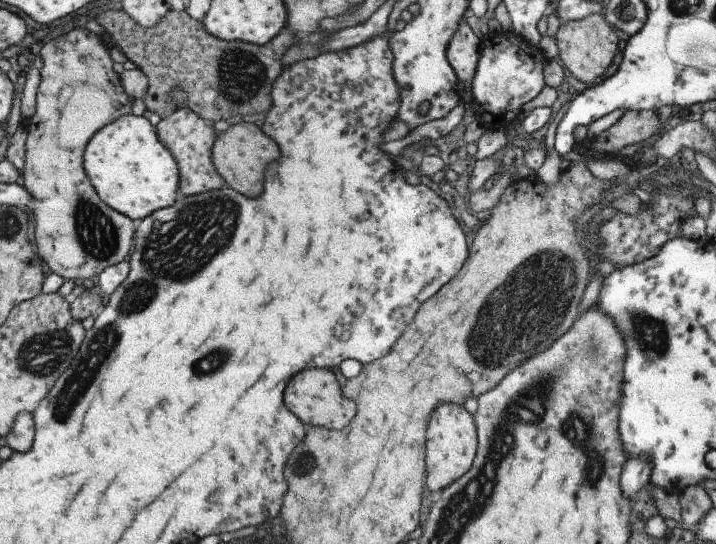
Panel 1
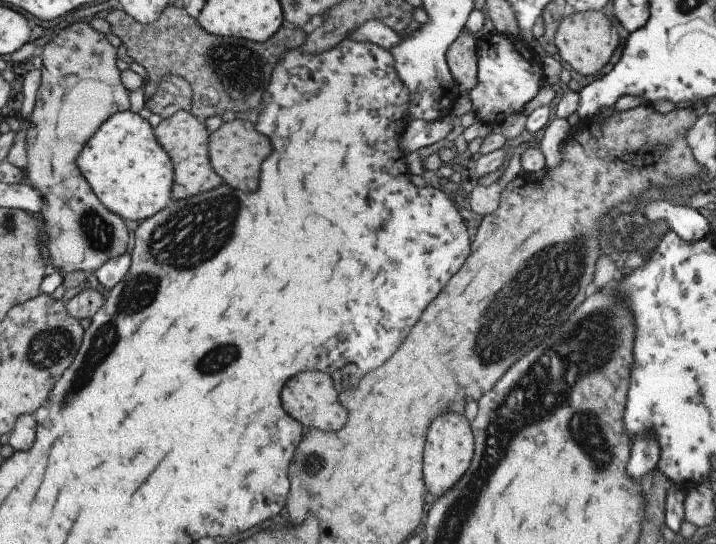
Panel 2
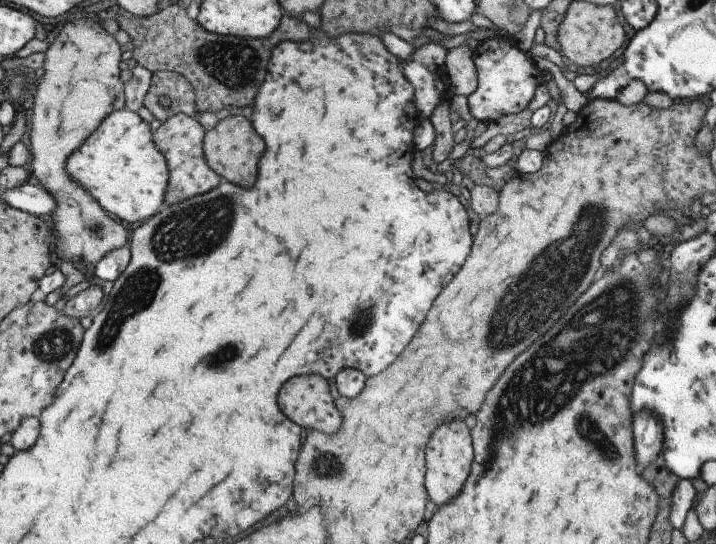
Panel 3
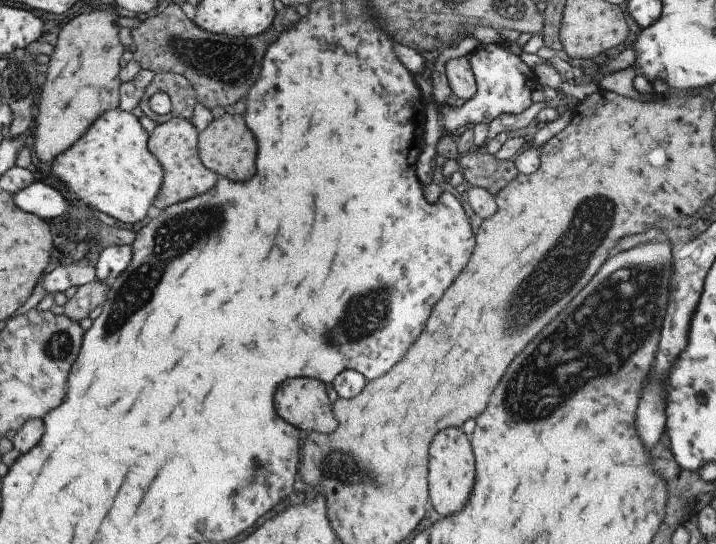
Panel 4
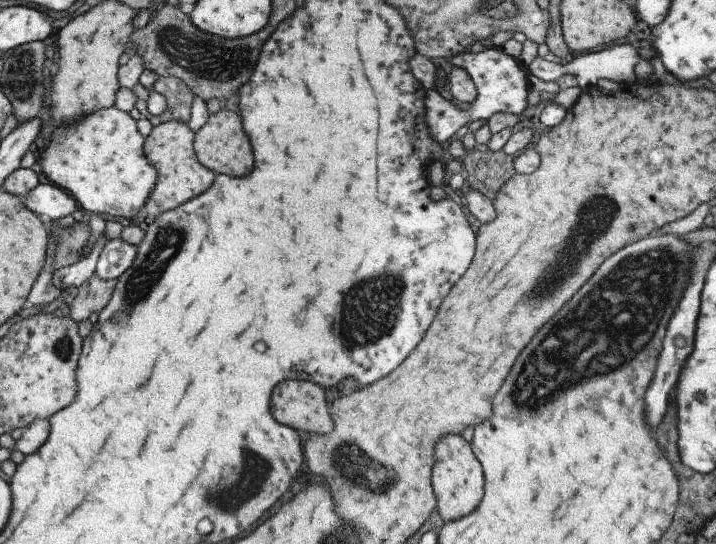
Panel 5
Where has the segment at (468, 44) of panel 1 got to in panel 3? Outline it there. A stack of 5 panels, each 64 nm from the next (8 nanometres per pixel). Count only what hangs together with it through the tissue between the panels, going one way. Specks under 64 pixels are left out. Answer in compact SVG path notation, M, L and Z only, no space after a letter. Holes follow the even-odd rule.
M461 44L448 50L445 55L445 74L453 94L467 96L475 90L476 74L471 52L467 46Z

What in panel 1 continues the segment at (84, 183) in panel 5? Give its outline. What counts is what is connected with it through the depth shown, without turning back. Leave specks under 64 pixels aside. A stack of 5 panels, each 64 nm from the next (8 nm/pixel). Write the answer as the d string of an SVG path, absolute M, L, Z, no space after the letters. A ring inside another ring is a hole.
M121 115L100 128L85 145L82 165L97 196L131 220L171 206L177 198L176 162L156 137L154 126L142 116Z

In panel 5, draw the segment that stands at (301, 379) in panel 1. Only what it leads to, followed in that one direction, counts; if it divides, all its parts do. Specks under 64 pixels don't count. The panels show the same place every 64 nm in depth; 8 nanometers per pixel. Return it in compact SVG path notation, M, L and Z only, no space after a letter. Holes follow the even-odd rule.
M285 380L273 388L269 410L273 418L299 432L329 434L333 422L325 406L325 396L319 386L301 380Z

